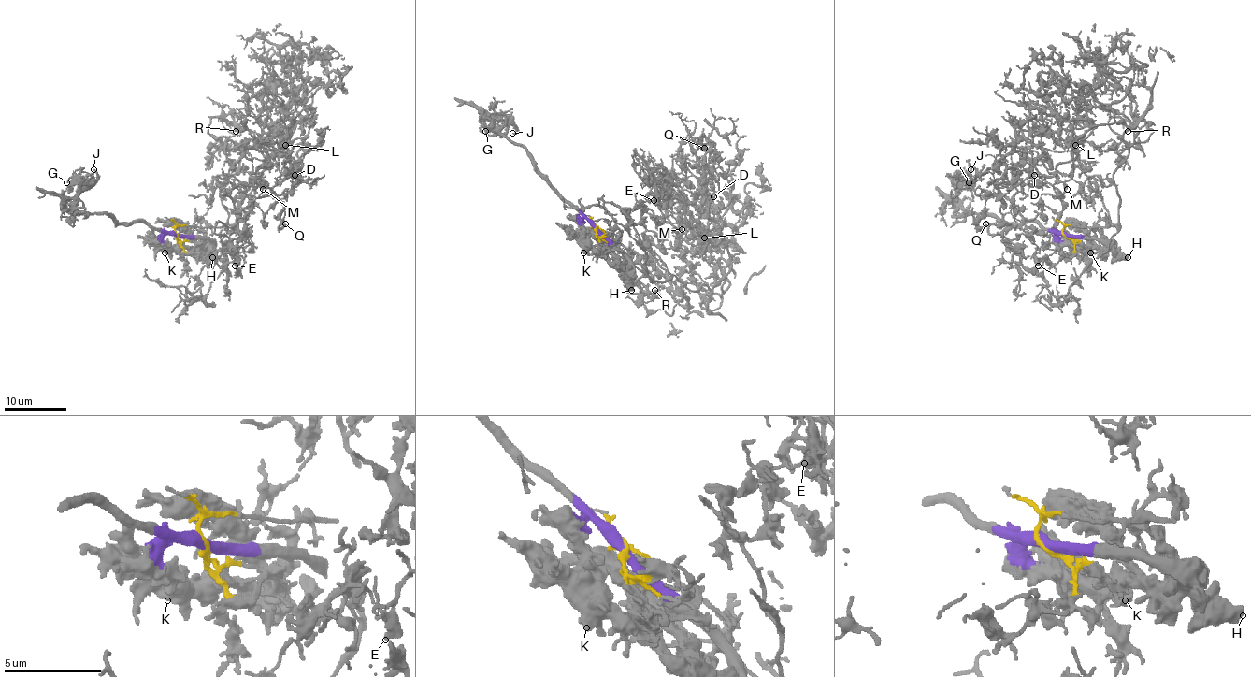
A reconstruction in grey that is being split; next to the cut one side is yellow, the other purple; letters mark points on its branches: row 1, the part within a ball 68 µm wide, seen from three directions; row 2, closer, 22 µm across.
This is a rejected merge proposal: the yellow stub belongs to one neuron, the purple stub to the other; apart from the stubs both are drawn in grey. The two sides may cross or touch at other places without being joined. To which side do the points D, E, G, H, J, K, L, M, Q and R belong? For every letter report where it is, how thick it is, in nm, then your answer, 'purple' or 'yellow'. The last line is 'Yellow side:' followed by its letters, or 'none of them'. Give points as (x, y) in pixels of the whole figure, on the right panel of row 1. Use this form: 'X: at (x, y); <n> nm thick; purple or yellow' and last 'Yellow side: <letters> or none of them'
D: at (1034, 175); 160 nm thick; yellow
E: at (1038, 266); 340 nm thick; yellow
G: at (969, 182); 170 nm thick; purple
H: at (1128, 257); 650 nm thick; purple
J: at (970, 169); 170 nm thick; purple
K: at (1090, 252); 500 nm thick; purple
L: at (1075, 145); 110 nm thick; yellow
M: at (1067, 189); 110 nm thick; yellow
Q: at (985, 223); 170 nm thick; yellow
R: at (1128, 131); 360 nm thick; yellow
Yellow side: D, E, L, M, Q, R

